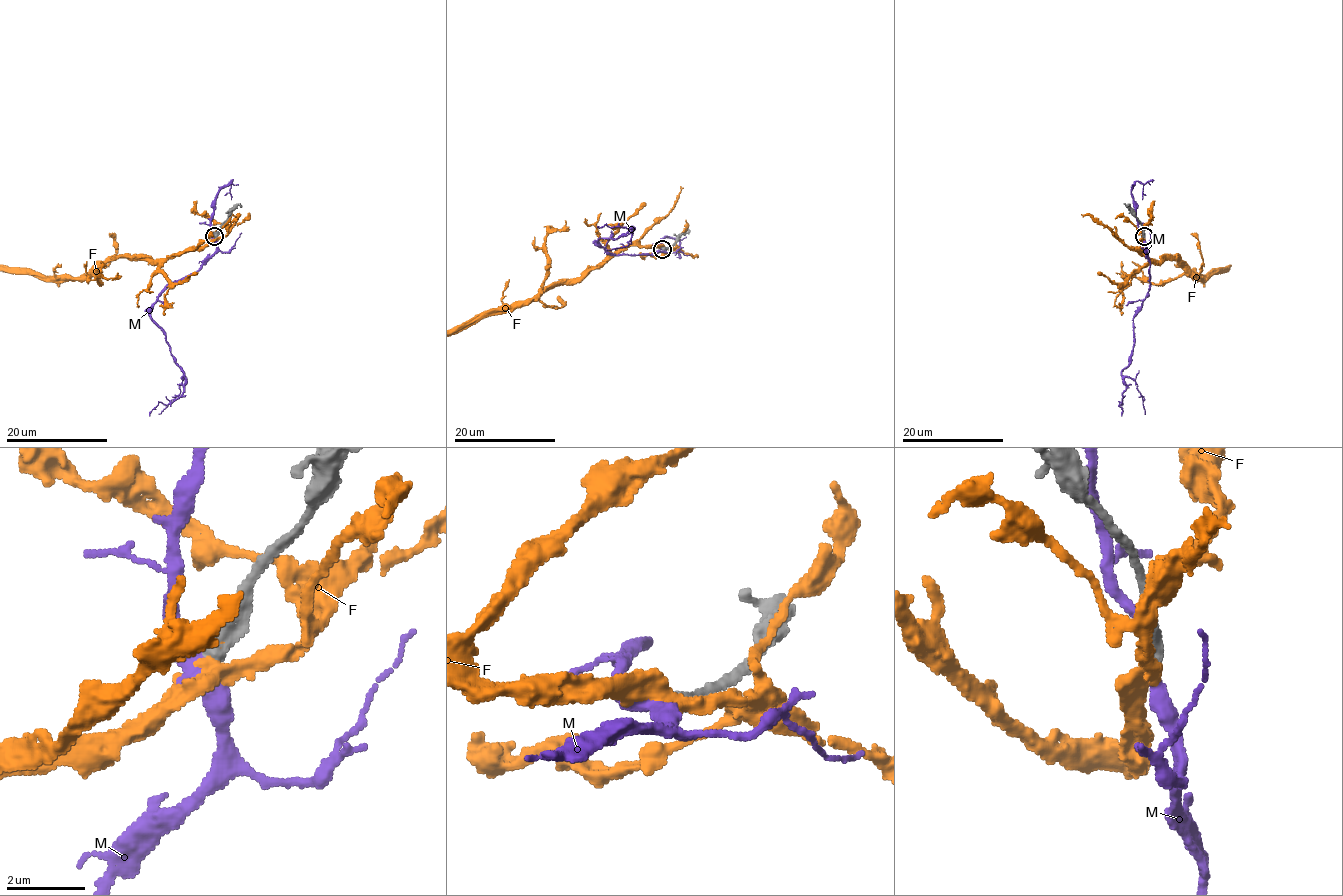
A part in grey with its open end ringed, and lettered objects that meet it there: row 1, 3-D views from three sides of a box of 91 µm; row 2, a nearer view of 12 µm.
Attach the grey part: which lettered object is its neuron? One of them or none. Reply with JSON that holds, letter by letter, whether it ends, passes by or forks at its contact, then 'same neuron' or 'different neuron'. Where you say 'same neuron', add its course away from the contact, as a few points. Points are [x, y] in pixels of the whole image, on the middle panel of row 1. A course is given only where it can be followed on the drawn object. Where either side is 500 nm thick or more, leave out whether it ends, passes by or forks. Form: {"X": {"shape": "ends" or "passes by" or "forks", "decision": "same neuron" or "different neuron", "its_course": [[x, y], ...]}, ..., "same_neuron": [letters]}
{"F": {"decision": "different neuron"}, "M": {"shape": "passes by", "decision": "different neuron"}, "same_neuron": []}

